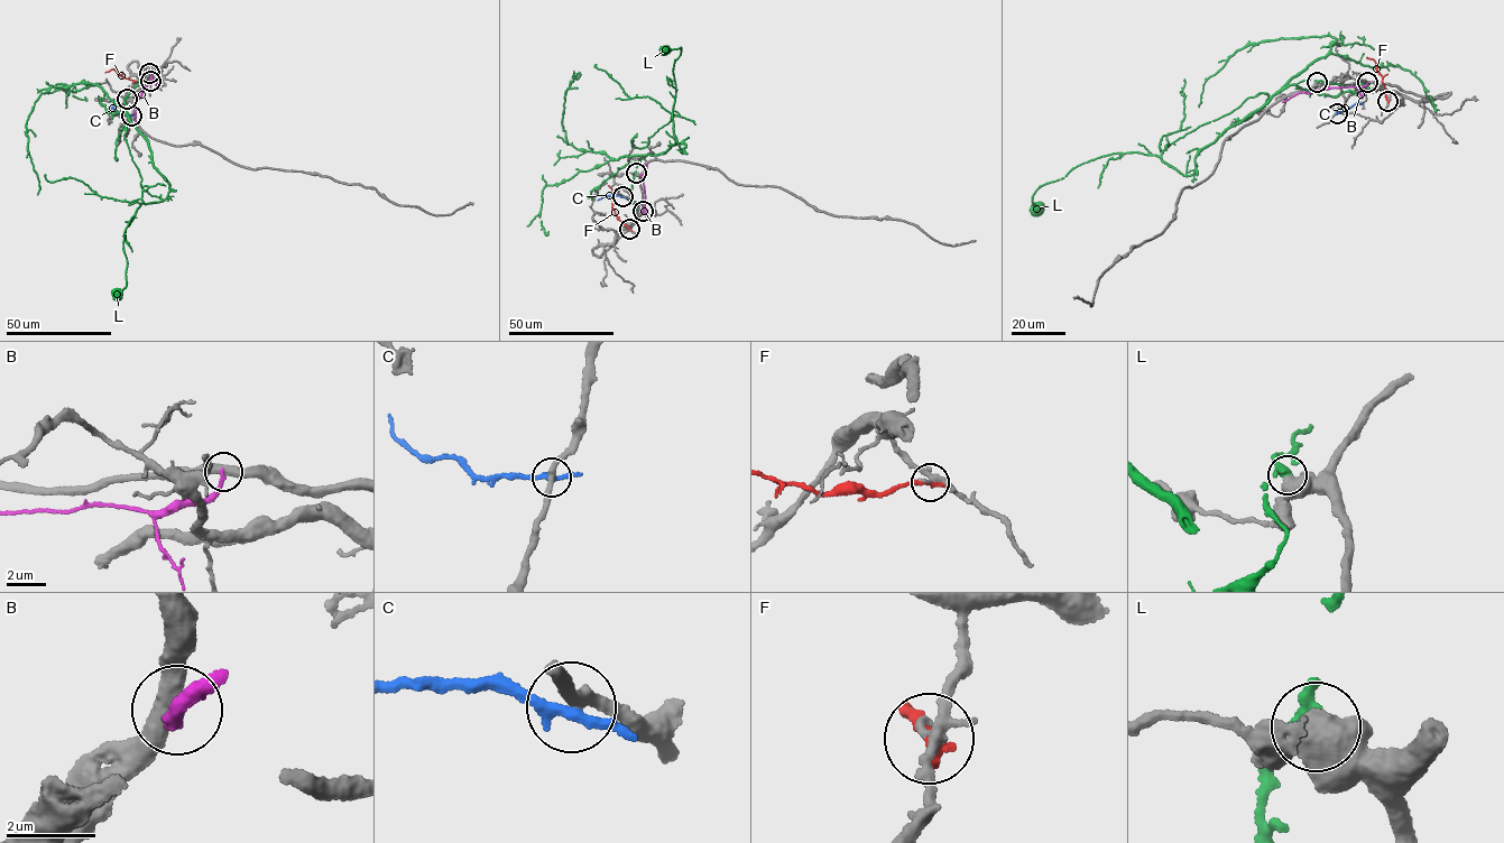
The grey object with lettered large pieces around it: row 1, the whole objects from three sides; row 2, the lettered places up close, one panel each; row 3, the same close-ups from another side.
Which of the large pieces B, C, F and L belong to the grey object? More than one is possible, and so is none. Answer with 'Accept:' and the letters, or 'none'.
Accept: none

